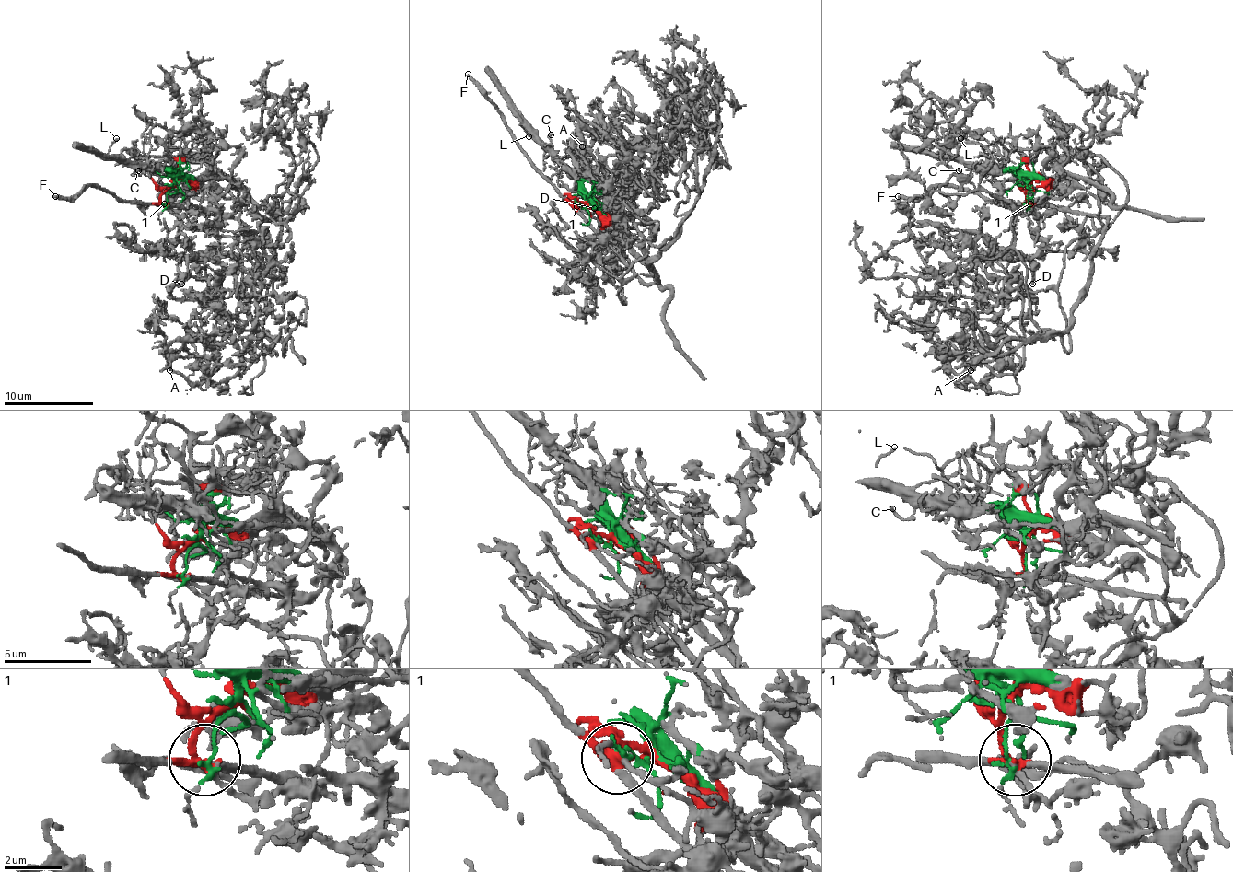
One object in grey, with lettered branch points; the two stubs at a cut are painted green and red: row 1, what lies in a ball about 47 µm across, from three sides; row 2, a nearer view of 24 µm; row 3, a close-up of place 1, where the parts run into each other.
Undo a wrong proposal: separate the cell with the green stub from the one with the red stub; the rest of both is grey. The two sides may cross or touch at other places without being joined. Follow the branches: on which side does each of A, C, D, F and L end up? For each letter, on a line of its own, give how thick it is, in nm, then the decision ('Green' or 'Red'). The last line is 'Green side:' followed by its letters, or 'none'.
A: Thickness 150 nm. Red
C: Thickness 160 nm. Green
D: Thickness 170 nm. Red
F: Thickness 300 nm. Red
L: Thickness 130 nm. Green
Green side: C, L

